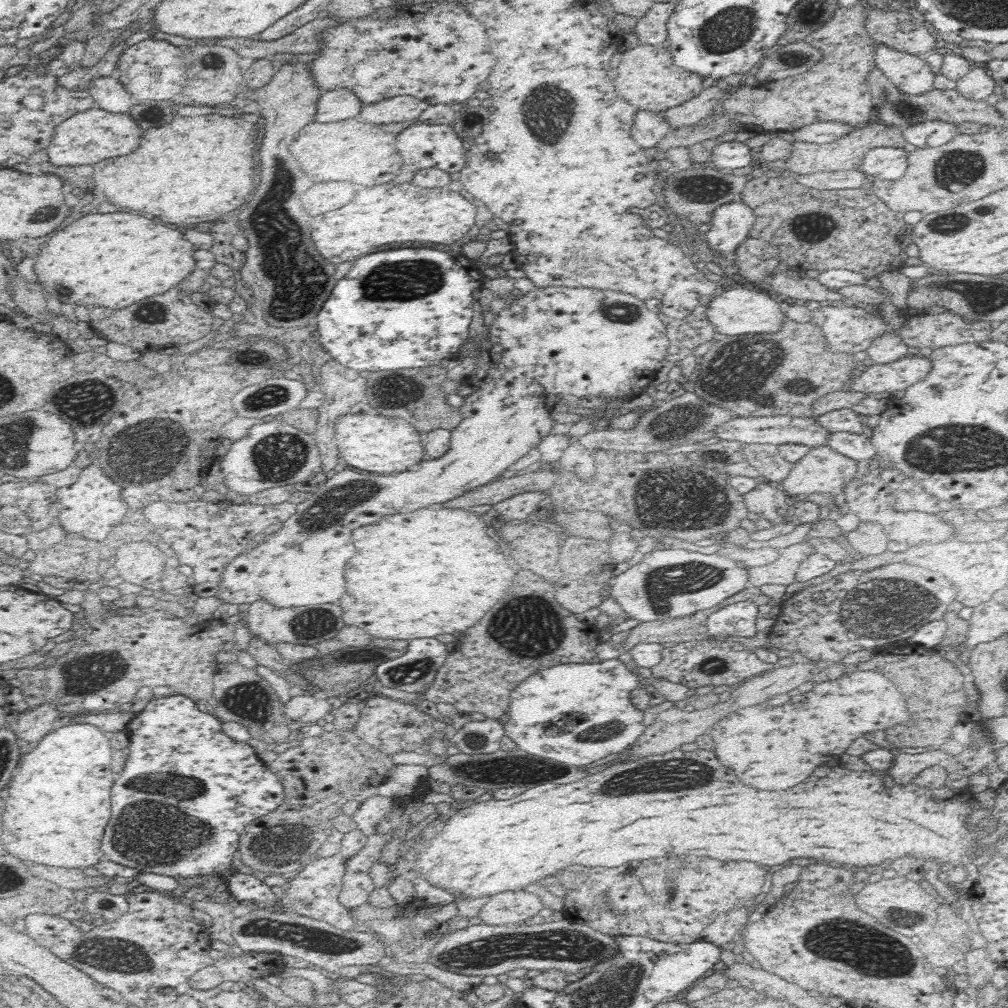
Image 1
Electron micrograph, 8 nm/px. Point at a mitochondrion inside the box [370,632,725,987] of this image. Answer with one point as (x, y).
(564, 943)

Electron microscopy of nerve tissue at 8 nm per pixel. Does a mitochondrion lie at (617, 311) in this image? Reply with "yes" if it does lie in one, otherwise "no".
yes

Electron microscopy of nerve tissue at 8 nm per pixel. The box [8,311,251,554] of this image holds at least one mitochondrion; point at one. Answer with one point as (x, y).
(143, 453)

